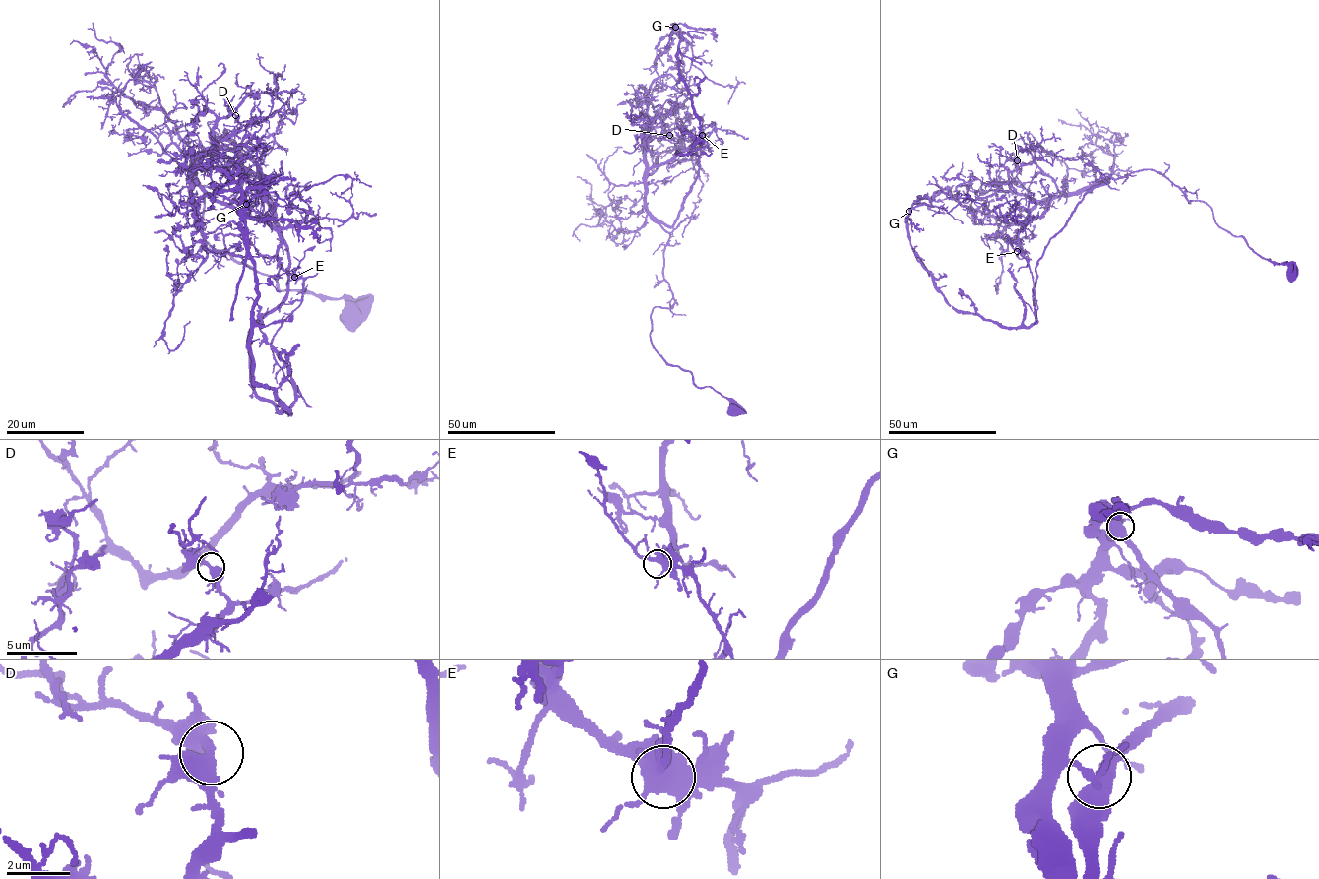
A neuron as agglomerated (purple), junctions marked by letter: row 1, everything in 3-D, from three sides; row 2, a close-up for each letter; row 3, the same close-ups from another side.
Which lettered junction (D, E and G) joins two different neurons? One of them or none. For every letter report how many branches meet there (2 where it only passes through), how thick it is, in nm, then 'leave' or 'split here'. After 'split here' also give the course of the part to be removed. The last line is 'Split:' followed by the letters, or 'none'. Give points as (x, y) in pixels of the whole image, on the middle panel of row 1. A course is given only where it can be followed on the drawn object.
D: branches 4; calibre 340 nm; leave
E: branches 4; calibre 440 nm; leave
G: branches 4; calibre 320 nm; split here; course (675, 27), (690, 44), (692, 63), (708, 79), (734, 88), (728, 104)
Split: G

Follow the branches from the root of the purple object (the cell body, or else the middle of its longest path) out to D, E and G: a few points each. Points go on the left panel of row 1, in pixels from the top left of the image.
D: (349, 317), (201, 234), (202, 186), (245, 176), (225, 130), (190, 174), (236, 115)
E: (349, 317), (204, 239), (202, 186), (245, 176), (225, 130), (193, 174), (294, 277)
G: (349, 317), (204, 239), (225, 130), (289, 256), (254, 393), (289, 411), (246, 204)

